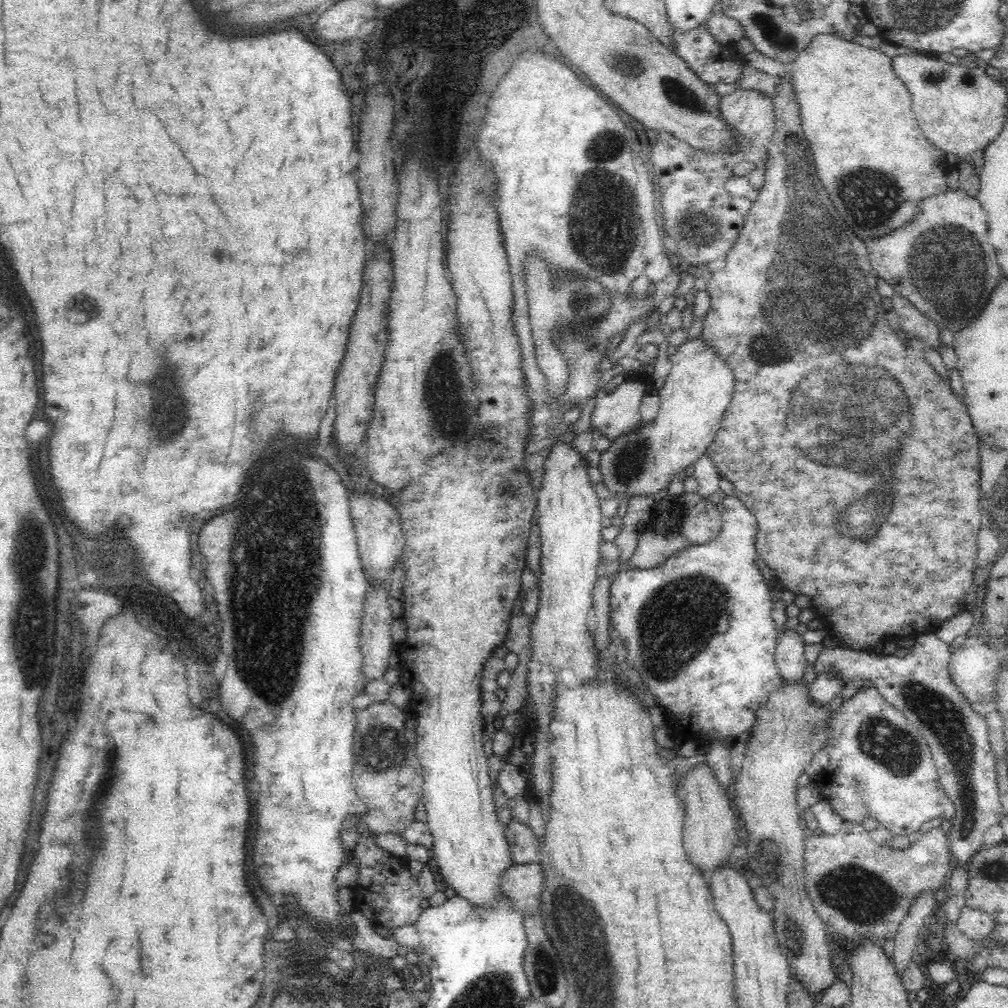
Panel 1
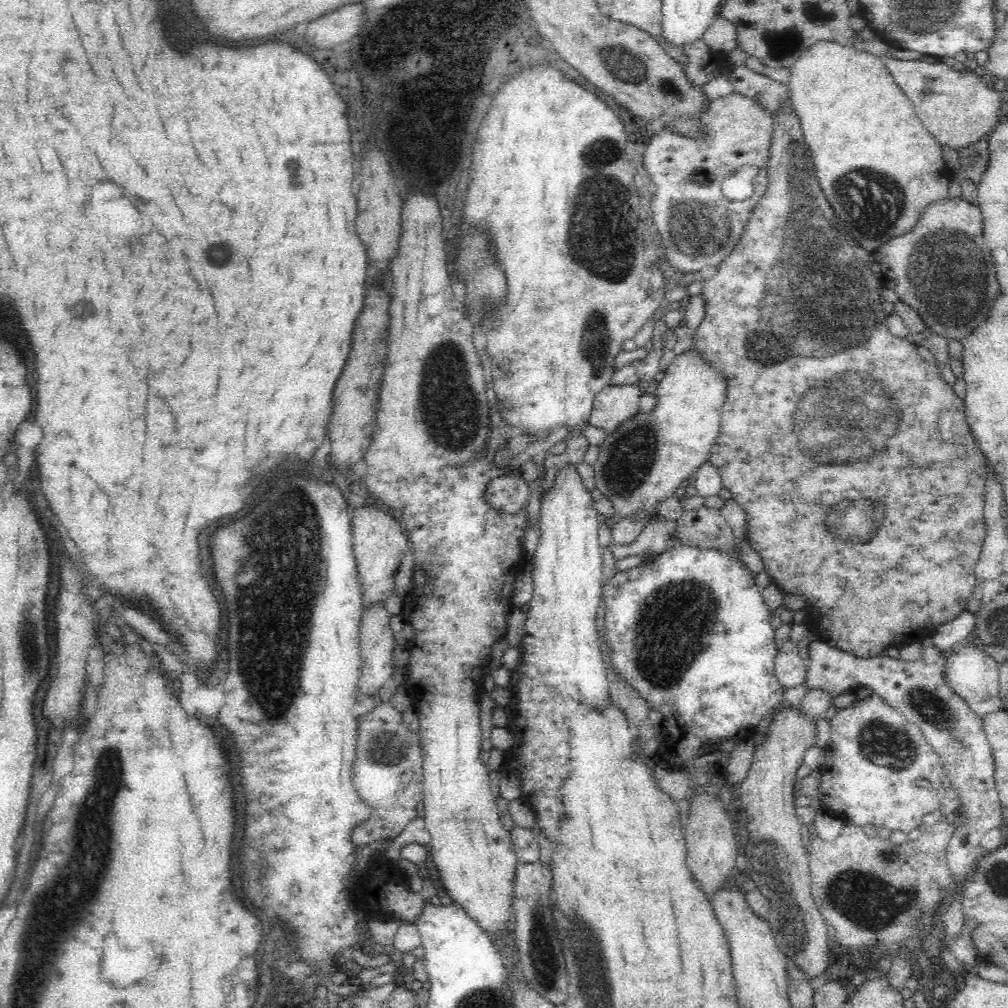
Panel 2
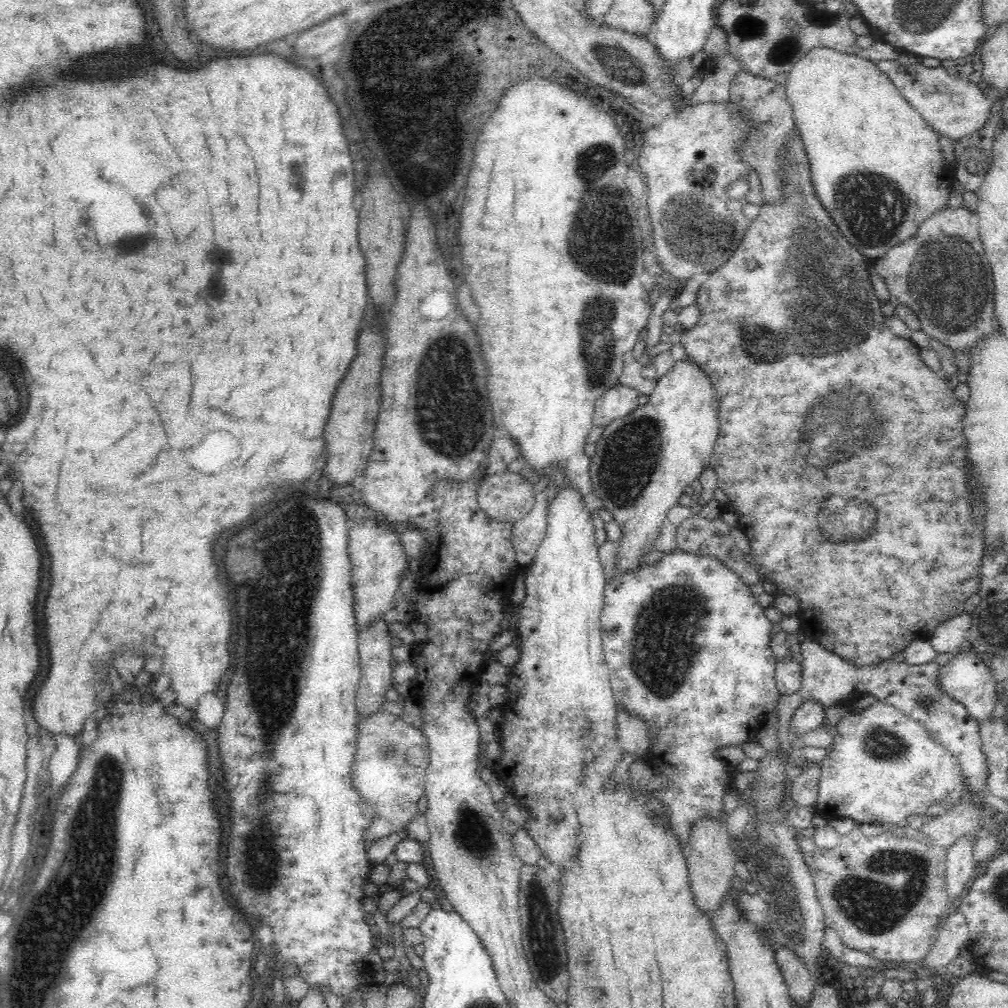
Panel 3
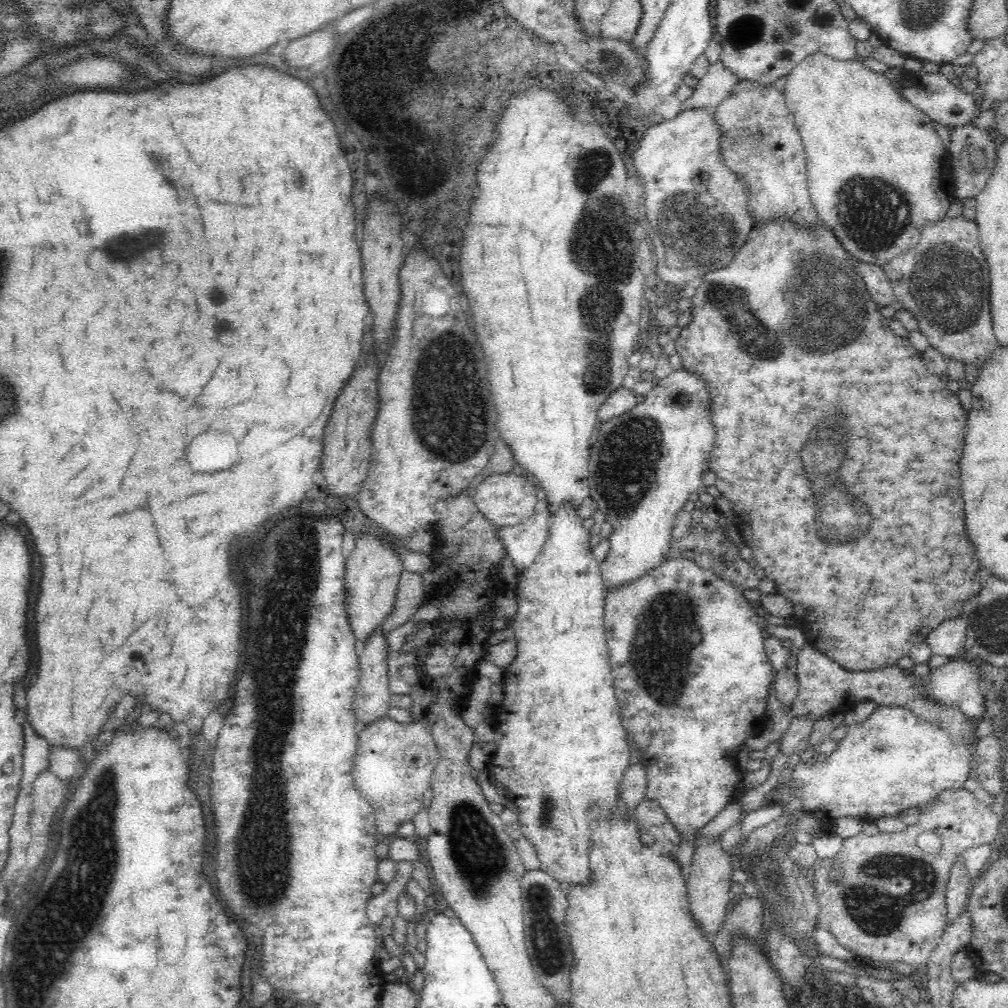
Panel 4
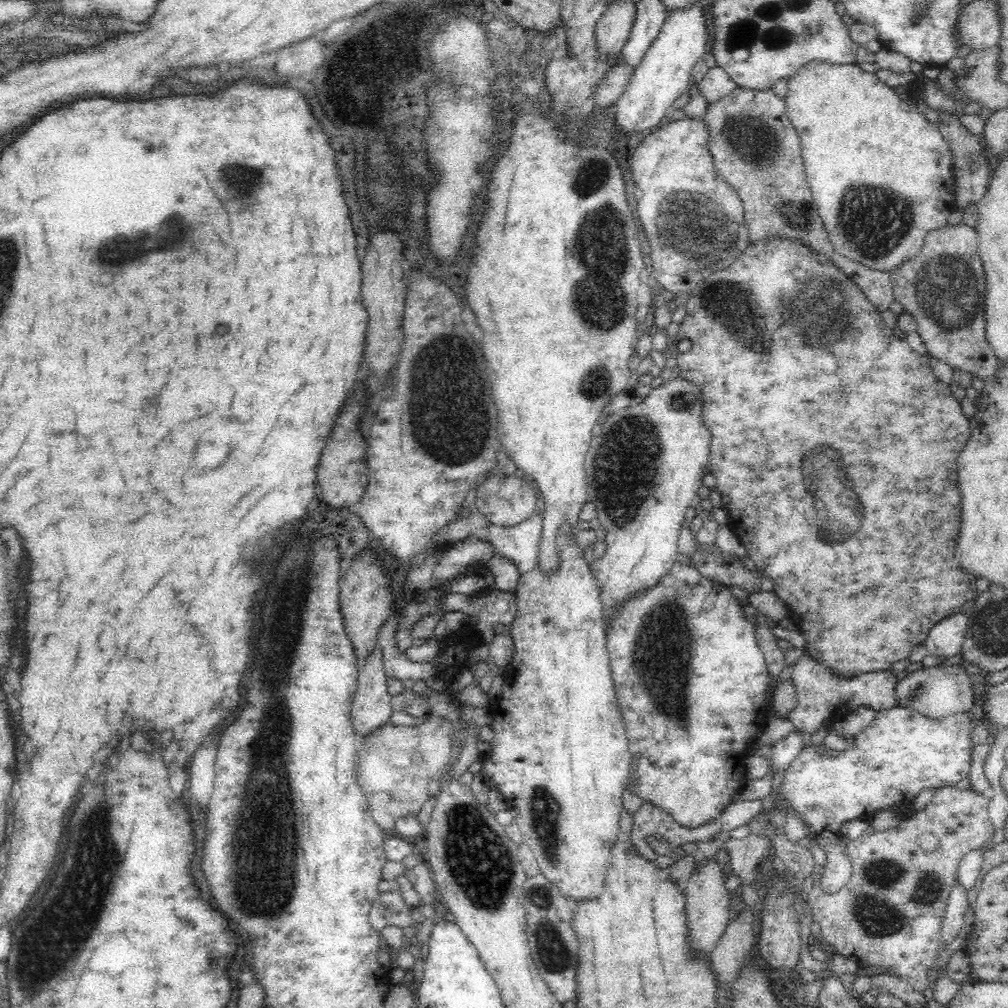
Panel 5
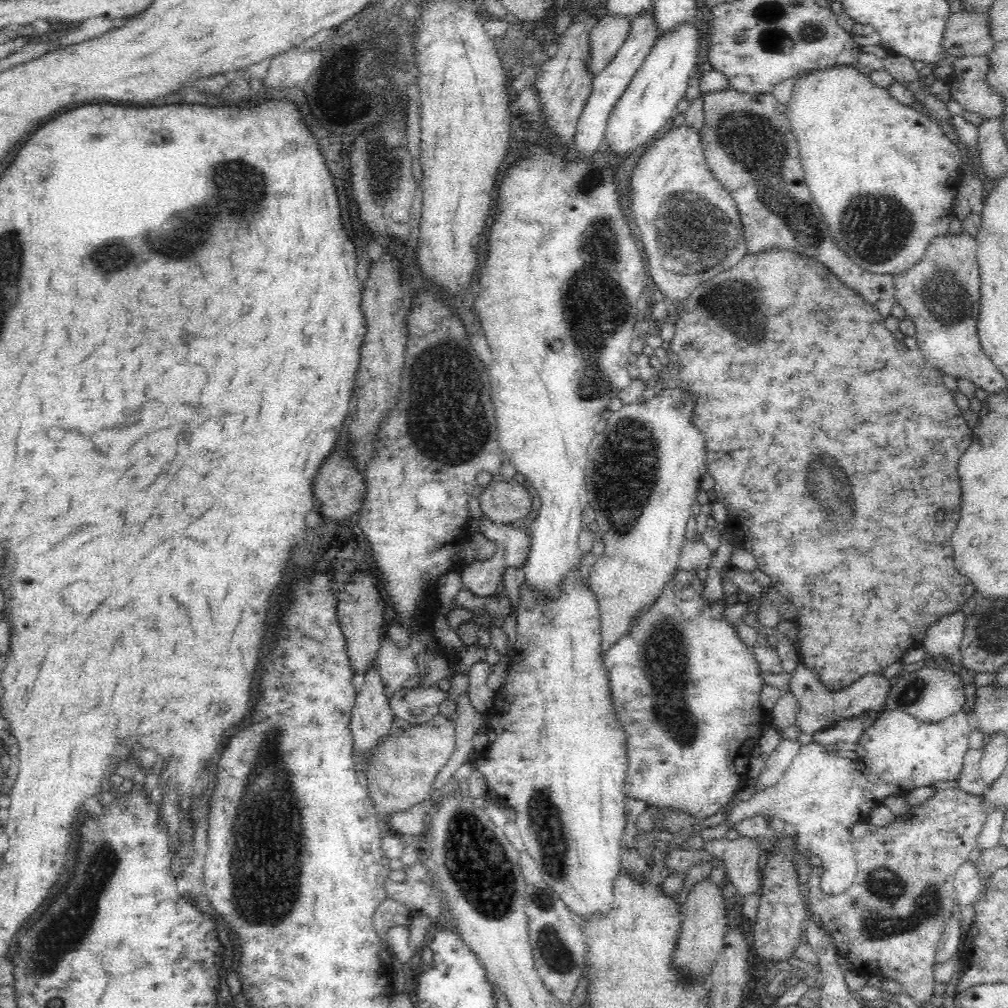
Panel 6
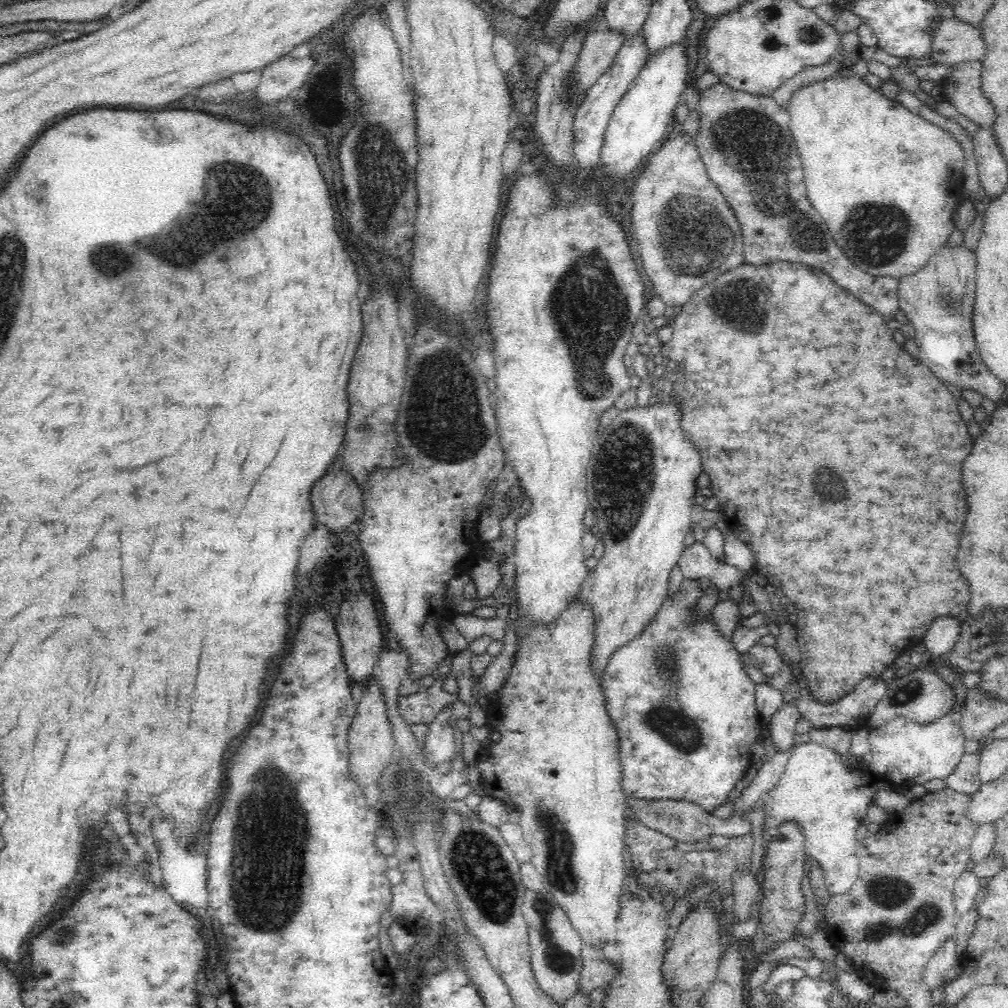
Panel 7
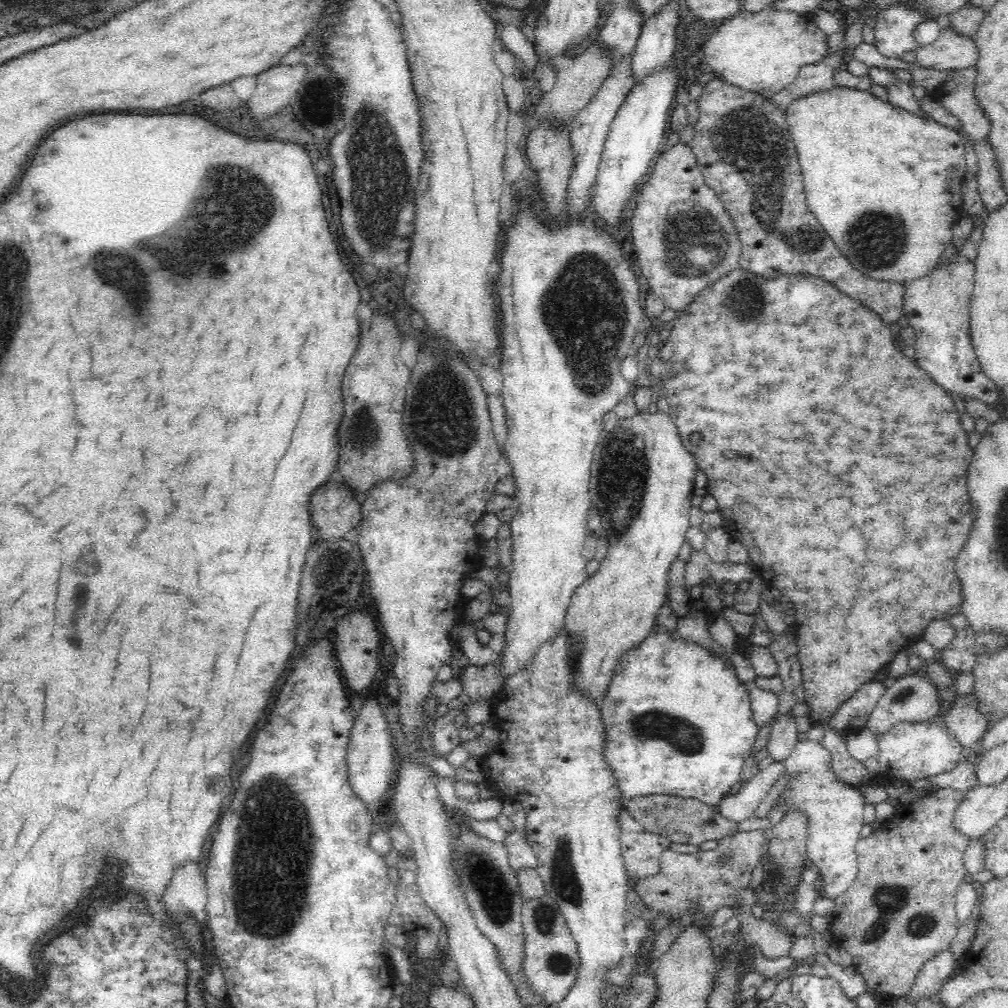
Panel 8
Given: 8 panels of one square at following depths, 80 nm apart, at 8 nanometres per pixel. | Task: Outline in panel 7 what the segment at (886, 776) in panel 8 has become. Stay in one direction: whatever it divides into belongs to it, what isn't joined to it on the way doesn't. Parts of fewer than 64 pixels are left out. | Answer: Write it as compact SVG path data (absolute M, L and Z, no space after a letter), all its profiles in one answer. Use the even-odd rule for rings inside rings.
M948 714L924 724L897 716L887 725L872 729L869 732L872 760L868 766L857 762L853 768L846 768L831 748L811 740L794 745L782 778L754 808L764 806L768 816L796 820L804 833L808 859L816 861L825 873L828 893L846 894L858 878L856 832L872 804L872 794L884 789L905 793L914 784L946 778L964 754L964 741L958 721Z

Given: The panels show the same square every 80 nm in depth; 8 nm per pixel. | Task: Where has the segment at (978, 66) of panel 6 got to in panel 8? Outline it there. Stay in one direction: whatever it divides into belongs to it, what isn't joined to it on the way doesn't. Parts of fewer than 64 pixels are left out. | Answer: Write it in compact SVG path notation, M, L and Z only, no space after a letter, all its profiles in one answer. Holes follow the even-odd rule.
M976 67L950 71L949 78L932 95L934 101L940 102L945 111L959 120L960 127L956 131L963 143L967 139L973 148L987 140L990 130L990 121L974 97L975 78Z

